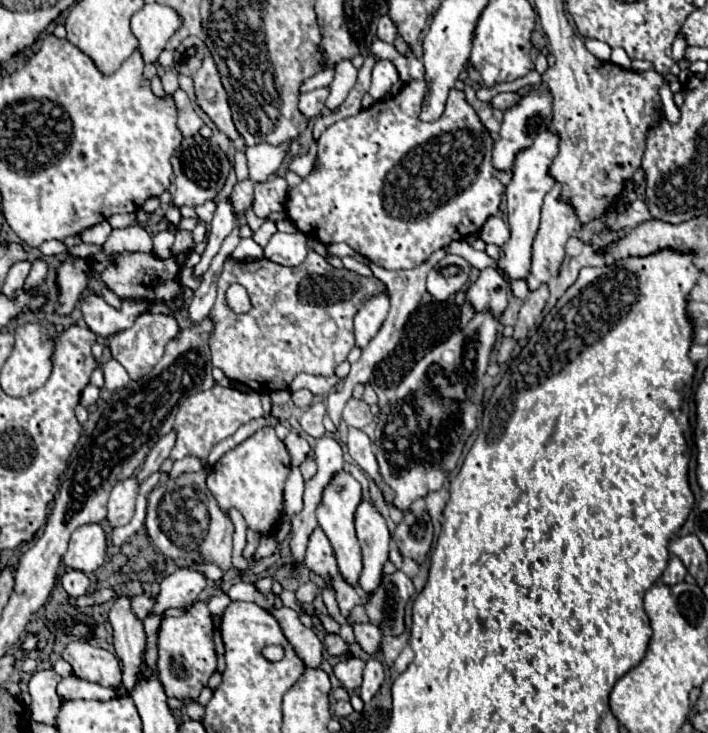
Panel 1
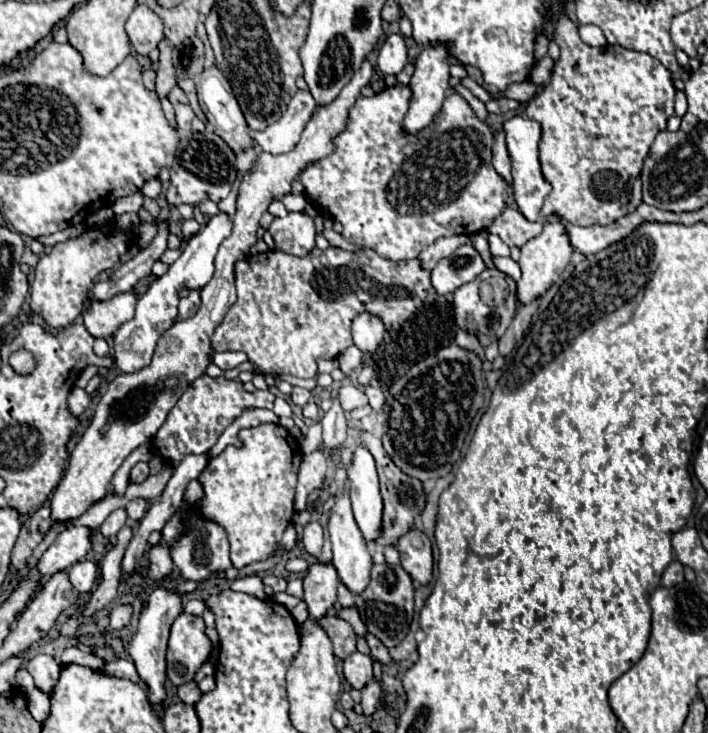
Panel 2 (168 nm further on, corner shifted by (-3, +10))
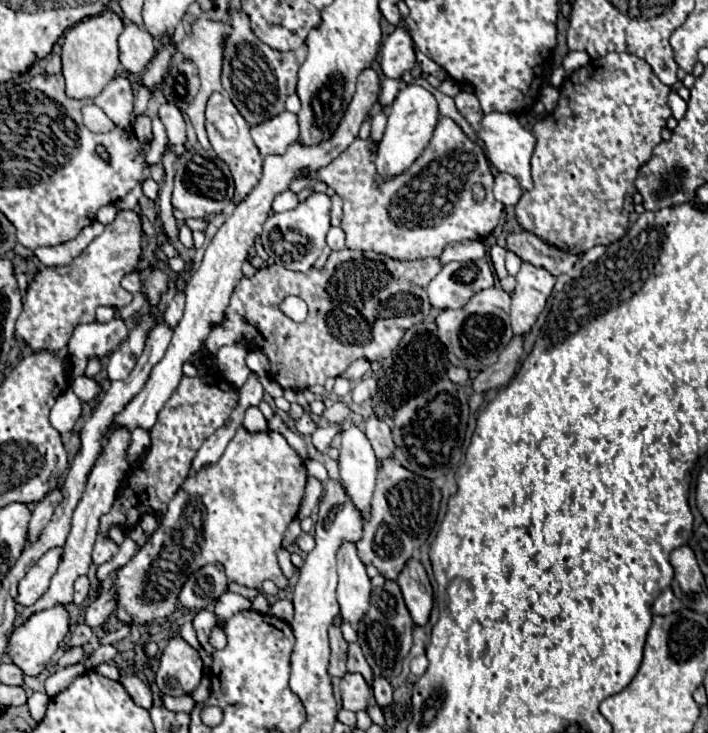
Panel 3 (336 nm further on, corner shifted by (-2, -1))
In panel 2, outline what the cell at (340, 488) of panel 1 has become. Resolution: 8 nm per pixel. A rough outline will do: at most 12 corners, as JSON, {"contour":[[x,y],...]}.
{"contour":[[348,491],[328,517],[340,581],[362,593],[372,557],[354,521]]}

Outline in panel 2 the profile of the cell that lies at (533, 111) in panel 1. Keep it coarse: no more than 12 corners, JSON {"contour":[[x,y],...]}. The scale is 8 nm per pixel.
{"contour":[[504,129],[496,133],[492,145],[494,169],[512,183],[510,155]]}

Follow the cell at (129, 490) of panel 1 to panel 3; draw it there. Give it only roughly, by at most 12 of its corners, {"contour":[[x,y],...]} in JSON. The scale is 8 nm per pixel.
{"contour":[[97,538],[91,560],[95,566],[109,562],[119,546]]}

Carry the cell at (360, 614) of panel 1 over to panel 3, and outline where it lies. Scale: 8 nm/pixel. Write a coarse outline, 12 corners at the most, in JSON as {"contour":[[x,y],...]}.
{"contour":[[357,644],[349,646],[347,672],[373,684],[373,674]]}

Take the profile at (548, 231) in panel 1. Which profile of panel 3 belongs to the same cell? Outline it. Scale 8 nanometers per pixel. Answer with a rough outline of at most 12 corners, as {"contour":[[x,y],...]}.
{"contour":[[521,264],[511,328],[525,336],[543,312],[555,276]]}

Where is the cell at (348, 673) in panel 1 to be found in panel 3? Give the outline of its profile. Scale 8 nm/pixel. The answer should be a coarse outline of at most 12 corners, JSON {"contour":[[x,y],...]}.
{"contour":[[361,674],[341,678],[345,710],[361,712],[371,704],[371,690]]}

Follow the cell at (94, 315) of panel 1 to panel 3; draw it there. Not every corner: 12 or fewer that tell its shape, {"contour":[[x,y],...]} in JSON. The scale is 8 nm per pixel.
{"contour":[[123,320],[77,326],[67,344],[69,380],[89,358],[109,356],[125,338]]}

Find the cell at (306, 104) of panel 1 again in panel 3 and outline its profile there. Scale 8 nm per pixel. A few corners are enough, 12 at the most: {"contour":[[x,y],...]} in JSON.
{"contour":[[291,112],[251,126],[261,156],[283,154],[297,142]]}

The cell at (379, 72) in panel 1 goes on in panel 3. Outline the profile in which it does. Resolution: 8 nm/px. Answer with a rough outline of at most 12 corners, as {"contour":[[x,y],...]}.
{"contour":[[403,24],[385,40],[381,70],[403,78],[417,62],[413,38]]}

